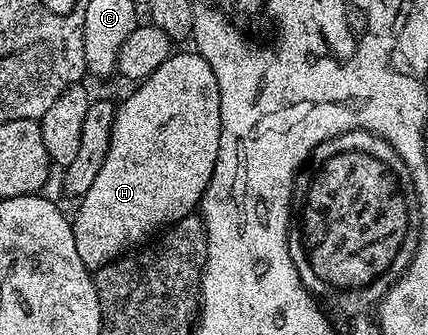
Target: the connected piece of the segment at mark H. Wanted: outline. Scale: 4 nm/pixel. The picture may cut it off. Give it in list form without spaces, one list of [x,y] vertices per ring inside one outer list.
[[[173,52],[149,78],[145,78],[133,90],[136,91],[124,103],[121,101],[116,107],[112,135],[110,136],[110,148],[106,152],[106,160],[102,160],[102,168],[98,171],[98,176],[94,176],[94,184],[90,184],[90,192],[86,192],[83,198],[79,199],[77,206],[80,207],[76,210],[76,218],[74,214],[71,219],[74,245],[78,248],[78,256],[82,259],[82,264],[86,264],[86,268],[90,272],[100,270],[115,258],[124,257],[125,254],[137,249],[141,244],[147,243],[157,232],[163,231],[174,222],[181,222],[187,214],[193,213],[199,207],[200,197],[204,195],[210,184],[210,176],[214,172],[214,164],[218,160],[218,148],[220,147],[218,76],[214,76],[214,68],[210,68],[210,64],[206,64],[206,60],[201,54]]]

